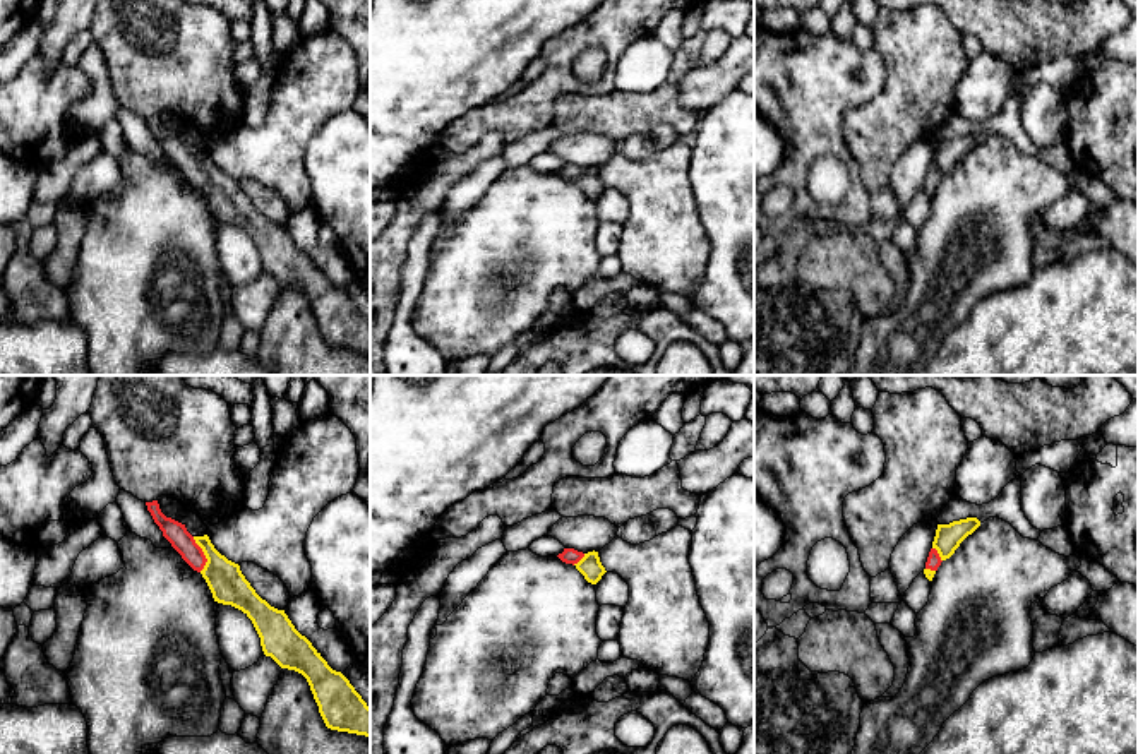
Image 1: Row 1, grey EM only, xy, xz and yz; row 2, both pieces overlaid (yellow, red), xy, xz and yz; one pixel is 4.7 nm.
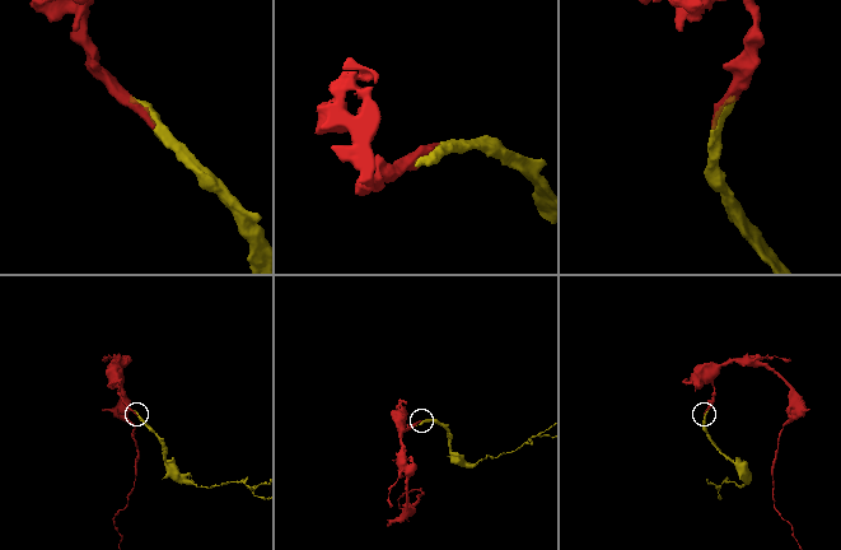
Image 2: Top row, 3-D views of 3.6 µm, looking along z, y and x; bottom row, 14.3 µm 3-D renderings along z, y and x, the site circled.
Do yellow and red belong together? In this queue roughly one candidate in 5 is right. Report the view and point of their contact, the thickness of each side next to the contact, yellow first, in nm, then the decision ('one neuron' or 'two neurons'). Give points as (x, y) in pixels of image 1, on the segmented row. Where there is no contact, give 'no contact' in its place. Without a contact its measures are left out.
meets yellow in xy at (204, 554); 170 nm thick on the yellow side, 100 nm on the other; one neuron

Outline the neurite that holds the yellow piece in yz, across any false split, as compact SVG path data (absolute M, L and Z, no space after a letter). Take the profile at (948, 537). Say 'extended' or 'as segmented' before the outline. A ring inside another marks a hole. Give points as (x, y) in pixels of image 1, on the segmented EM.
extended; M977 518L953 521L949 524L937 524L932 548L929 552L924 574L932 581L943 560L949 559L960 543L980 526Z

